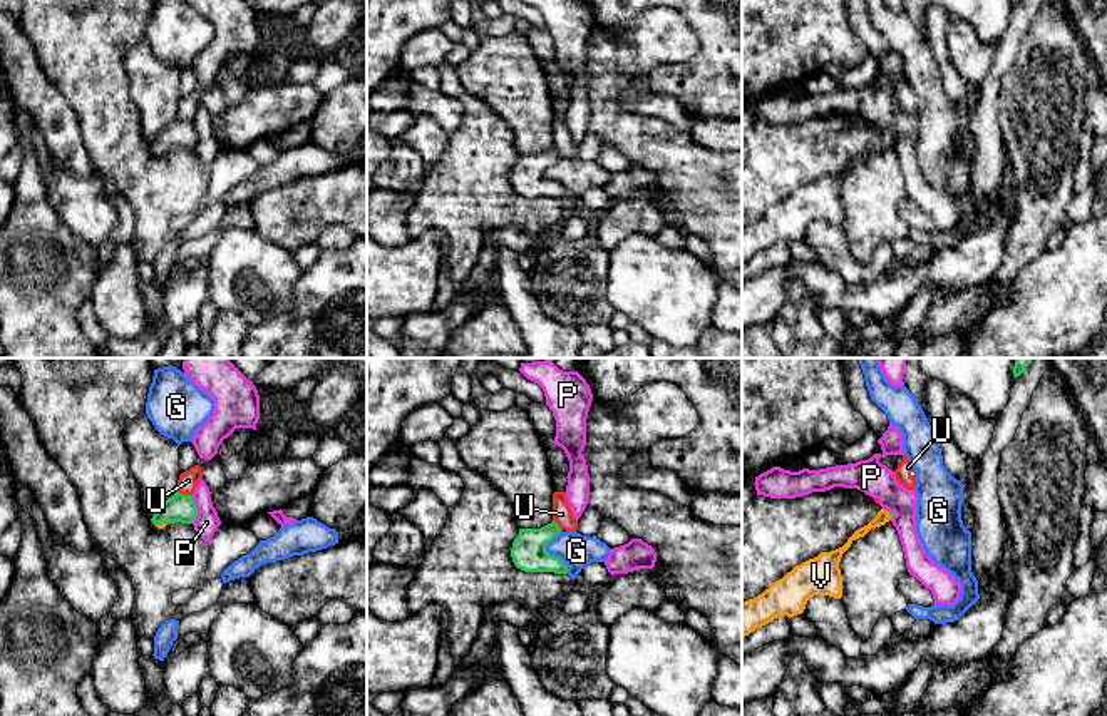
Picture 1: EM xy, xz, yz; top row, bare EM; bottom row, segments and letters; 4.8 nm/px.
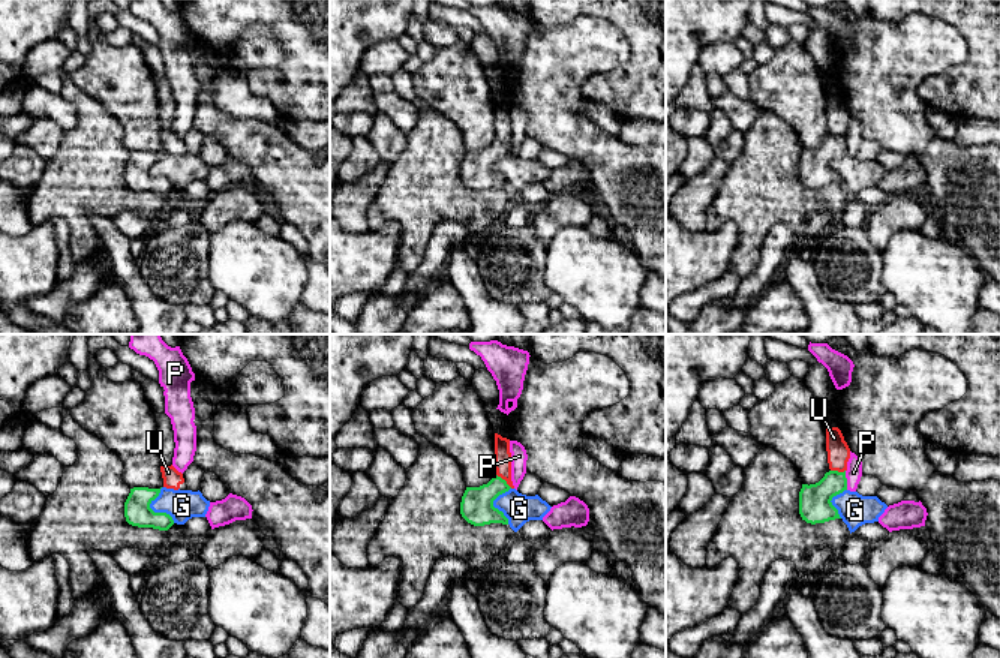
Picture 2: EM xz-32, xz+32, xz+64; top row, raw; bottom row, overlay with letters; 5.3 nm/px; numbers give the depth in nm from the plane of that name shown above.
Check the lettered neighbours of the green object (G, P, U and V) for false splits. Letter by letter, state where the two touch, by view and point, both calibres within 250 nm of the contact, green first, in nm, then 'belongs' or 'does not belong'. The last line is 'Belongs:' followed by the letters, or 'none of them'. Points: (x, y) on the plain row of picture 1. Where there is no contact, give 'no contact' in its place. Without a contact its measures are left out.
G: meets green in xz at (550, 179); 170 nm thick on the green side, 160 nm on the other; does not belong
P: meets green in xy at (196, 134); 130 nm thick on the green side, 120 nm on the other; does not belong
U: meets green in xy at (185, 121); 130 nm thick on the green side, 100 nm on the other; does not belong
V: meets green in xy at (163, 148); 130 nm thick on the green side, 20 nm on the other; belongs
Belongs: V

